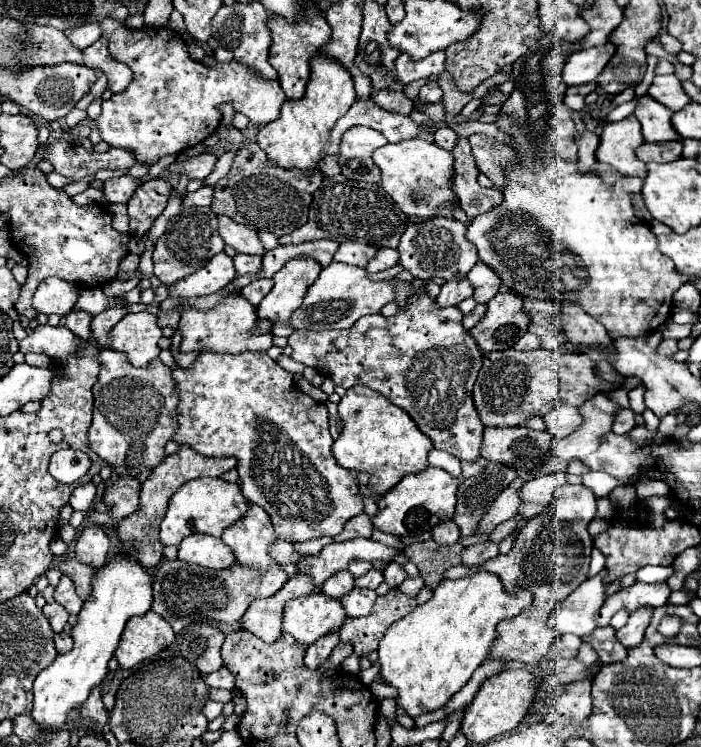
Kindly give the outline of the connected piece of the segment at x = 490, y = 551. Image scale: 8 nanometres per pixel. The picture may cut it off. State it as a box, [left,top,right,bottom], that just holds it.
[461,542,499,568]

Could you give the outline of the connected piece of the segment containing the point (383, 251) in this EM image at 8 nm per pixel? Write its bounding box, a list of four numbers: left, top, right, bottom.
[365,248,397,274]

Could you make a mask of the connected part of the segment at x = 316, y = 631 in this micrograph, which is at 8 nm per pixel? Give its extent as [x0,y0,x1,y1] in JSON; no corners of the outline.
[283,592,345,646]

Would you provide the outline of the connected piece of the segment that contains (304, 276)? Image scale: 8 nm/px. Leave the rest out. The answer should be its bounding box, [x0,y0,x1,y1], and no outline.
[257,256,321,336]

